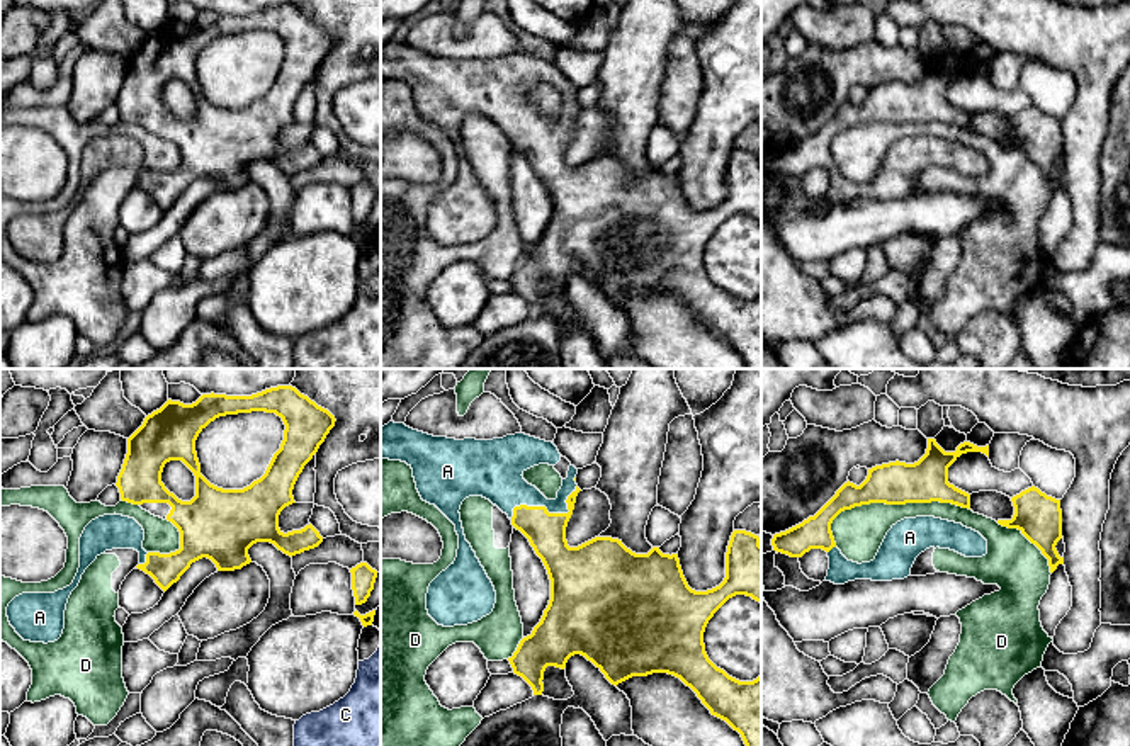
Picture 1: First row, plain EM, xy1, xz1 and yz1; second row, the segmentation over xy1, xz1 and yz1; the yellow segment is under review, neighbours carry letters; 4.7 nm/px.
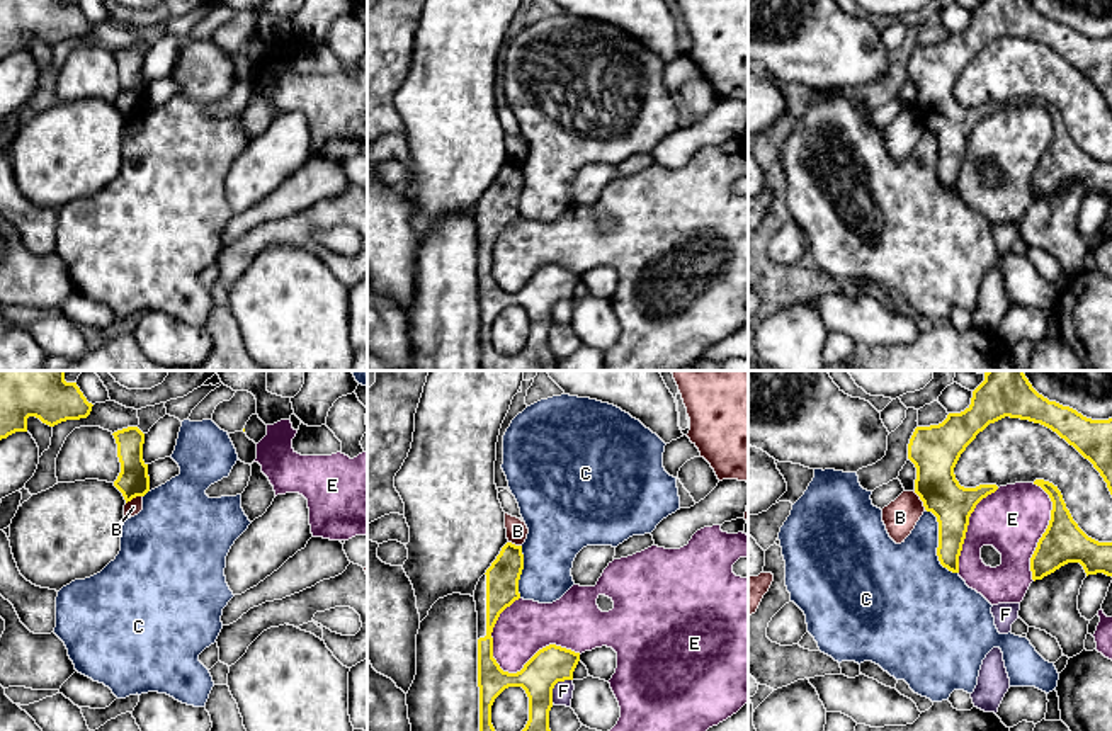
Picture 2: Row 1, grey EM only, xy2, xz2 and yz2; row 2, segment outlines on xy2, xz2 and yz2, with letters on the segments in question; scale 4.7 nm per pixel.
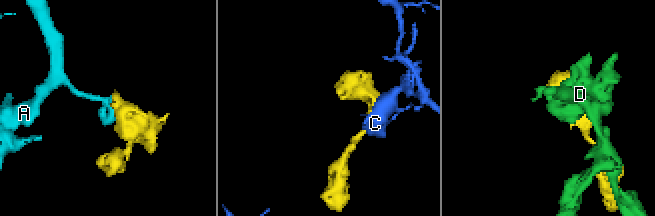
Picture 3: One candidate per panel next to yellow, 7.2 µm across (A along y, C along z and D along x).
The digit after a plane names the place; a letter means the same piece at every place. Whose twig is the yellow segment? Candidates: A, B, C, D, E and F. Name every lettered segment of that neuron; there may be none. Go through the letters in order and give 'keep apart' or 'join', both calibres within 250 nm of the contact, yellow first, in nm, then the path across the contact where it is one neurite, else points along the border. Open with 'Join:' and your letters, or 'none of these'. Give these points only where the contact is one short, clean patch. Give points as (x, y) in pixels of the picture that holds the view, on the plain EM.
Join: A
A: join | 190/200 nm
B: keep apart | 240/160 nm | along yz2 (913, 111), (925, 128)
C: keep apart | 200/400 nm
D: keep apart | 200/240 nm
E: keep apart | 180/260 nm
F: keep apart | 180/100 nm

